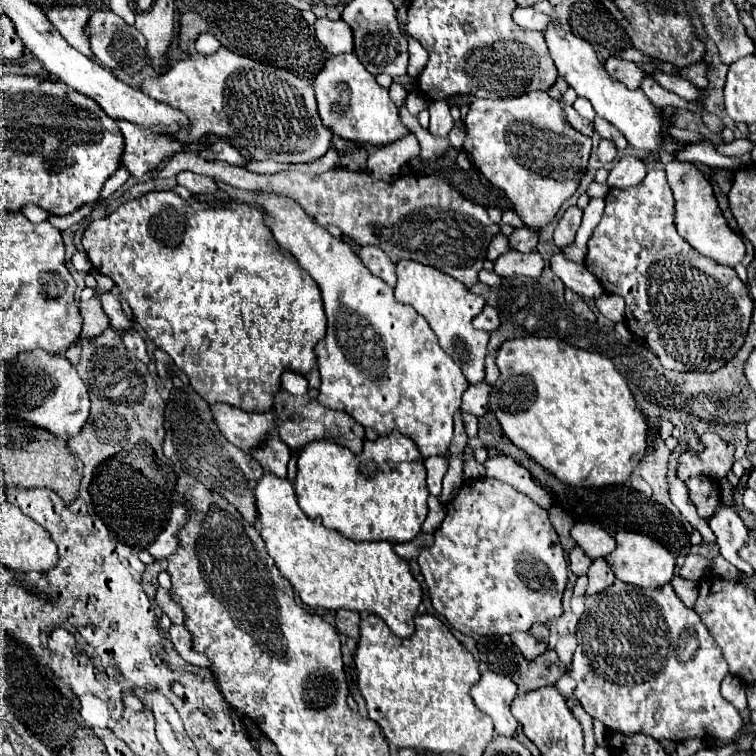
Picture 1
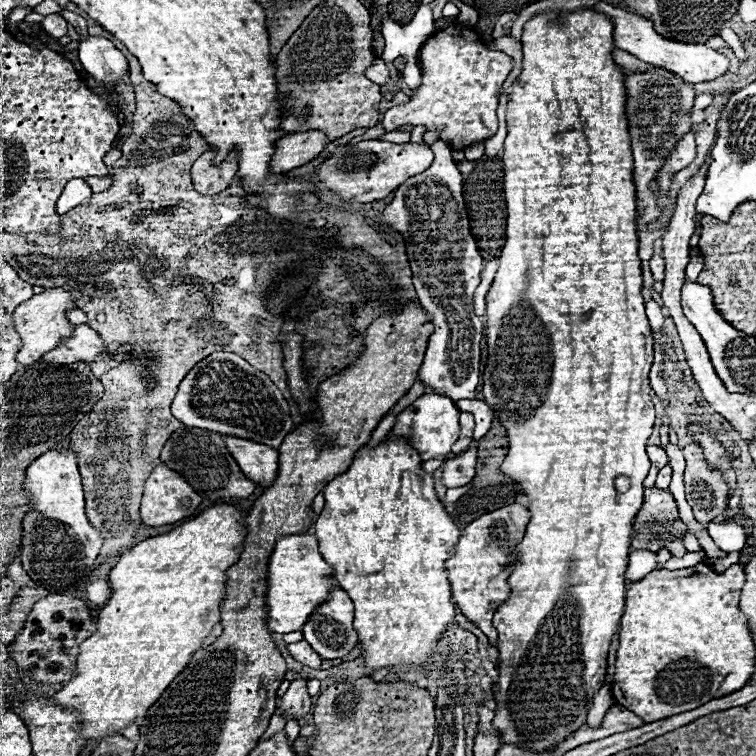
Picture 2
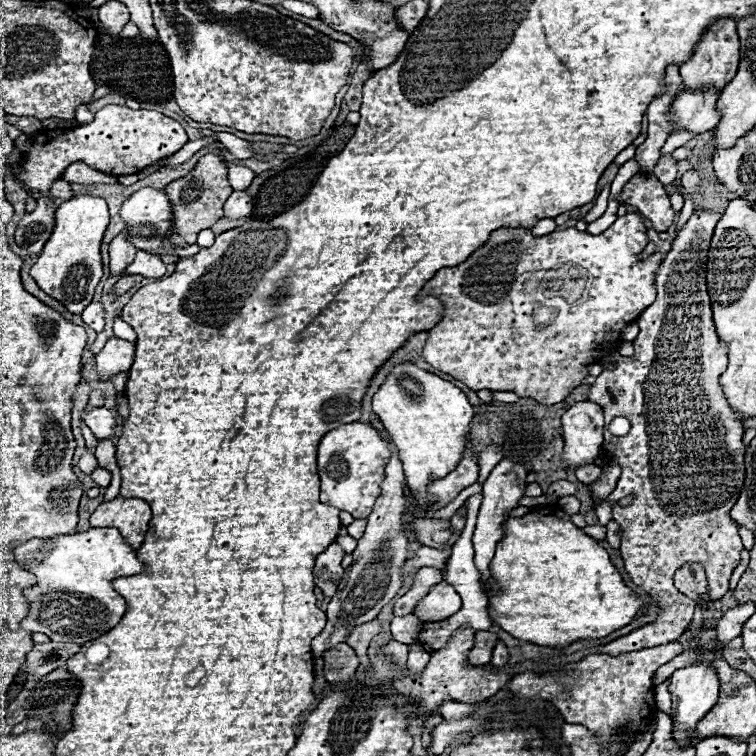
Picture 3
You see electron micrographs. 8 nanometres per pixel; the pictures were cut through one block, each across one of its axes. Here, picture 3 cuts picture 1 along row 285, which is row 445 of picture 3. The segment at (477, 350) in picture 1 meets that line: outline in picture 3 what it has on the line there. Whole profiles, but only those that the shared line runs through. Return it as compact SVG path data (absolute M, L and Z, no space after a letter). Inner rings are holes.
M402 362L392 366L384 384L372 396L372 410L400 450L408 488L418 504L432 508L436 500L426 494L426 486L456 468L456 462L462 458L464 436L470 430L474 416L472 404L452 382L430 374L412 362Z

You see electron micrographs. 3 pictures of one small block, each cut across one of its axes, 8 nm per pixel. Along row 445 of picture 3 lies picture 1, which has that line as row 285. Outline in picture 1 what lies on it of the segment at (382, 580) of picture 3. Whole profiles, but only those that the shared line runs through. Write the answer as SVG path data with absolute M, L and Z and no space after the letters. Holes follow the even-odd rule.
M360 246L358 250L358 258L364 262L364 266L376 274L378 278L382 278L388 286L396 284L396 270L394 270L394 262L376 246Z

